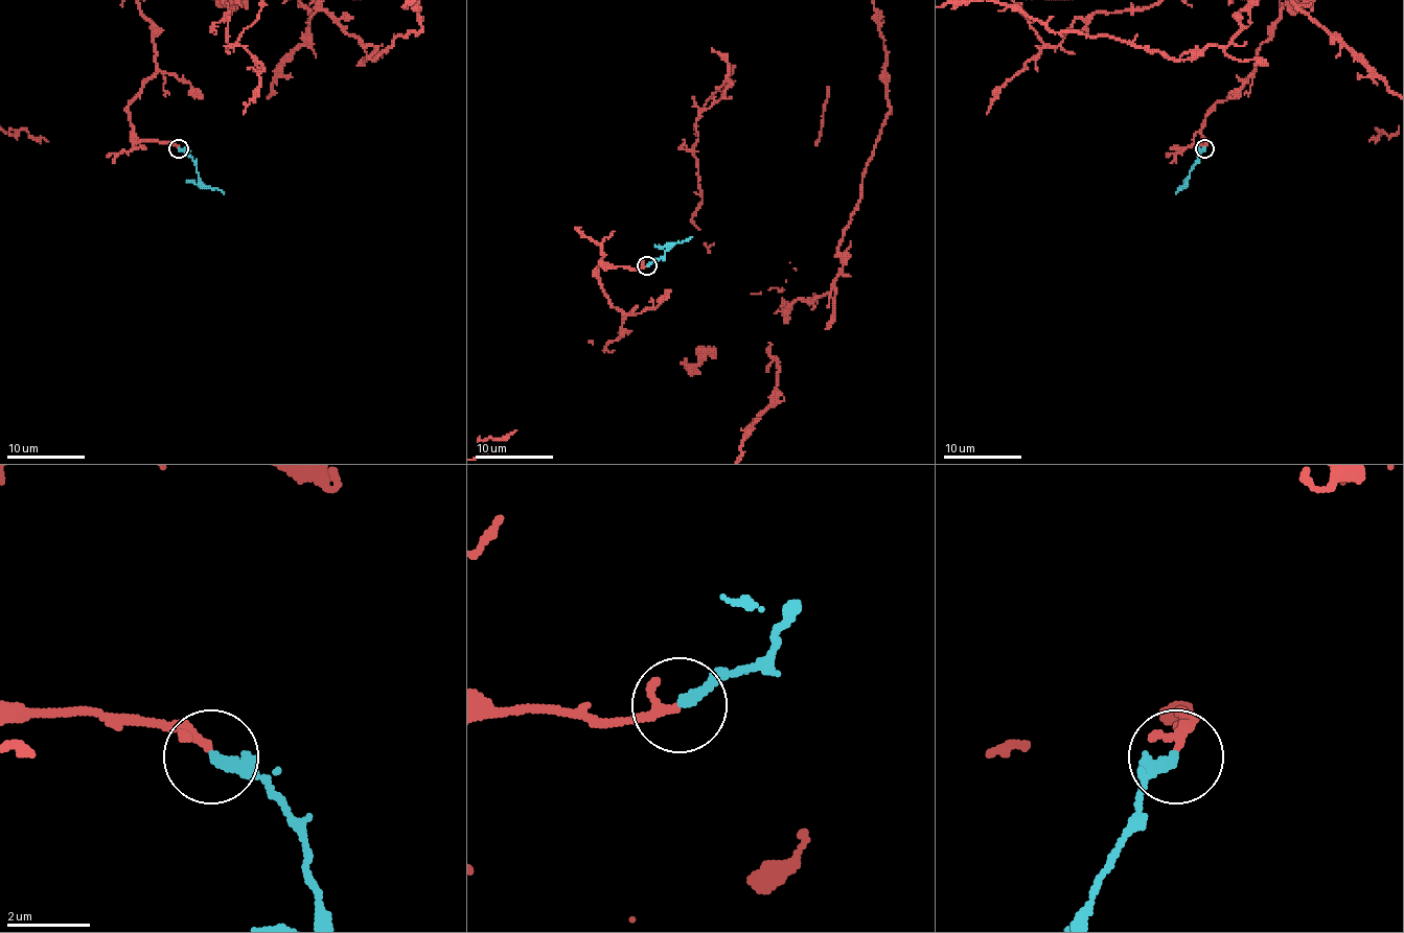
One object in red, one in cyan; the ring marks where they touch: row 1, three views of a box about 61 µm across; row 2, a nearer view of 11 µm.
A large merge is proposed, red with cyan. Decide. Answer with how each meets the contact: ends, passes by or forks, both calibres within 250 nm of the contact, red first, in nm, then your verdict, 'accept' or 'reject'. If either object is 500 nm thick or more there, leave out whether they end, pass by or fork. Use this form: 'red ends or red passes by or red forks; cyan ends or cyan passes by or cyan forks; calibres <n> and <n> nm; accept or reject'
red ends; cyan ends; calibres 240 and 260 nm; accept

